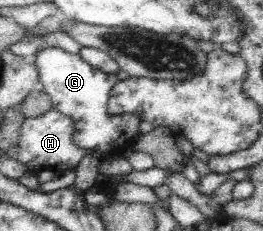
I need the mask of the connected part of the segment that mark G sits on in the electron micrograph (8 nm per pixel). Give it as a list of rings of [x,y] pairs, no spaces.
[[[44,47],[33,62],[38,69],[40,90],[51,97],[52,107],[56,111],[73,120],[74,146],[93,150],[103,160],[134,147],[134,138],[141,134],[138,129],[141,118],[137,114],[112,116],[108,113],[107,105],[114,84],[119,81],[116,74],[106,74],[106,71],[98,70],[84,61],[79,54],[73,55],[58,47]]]

